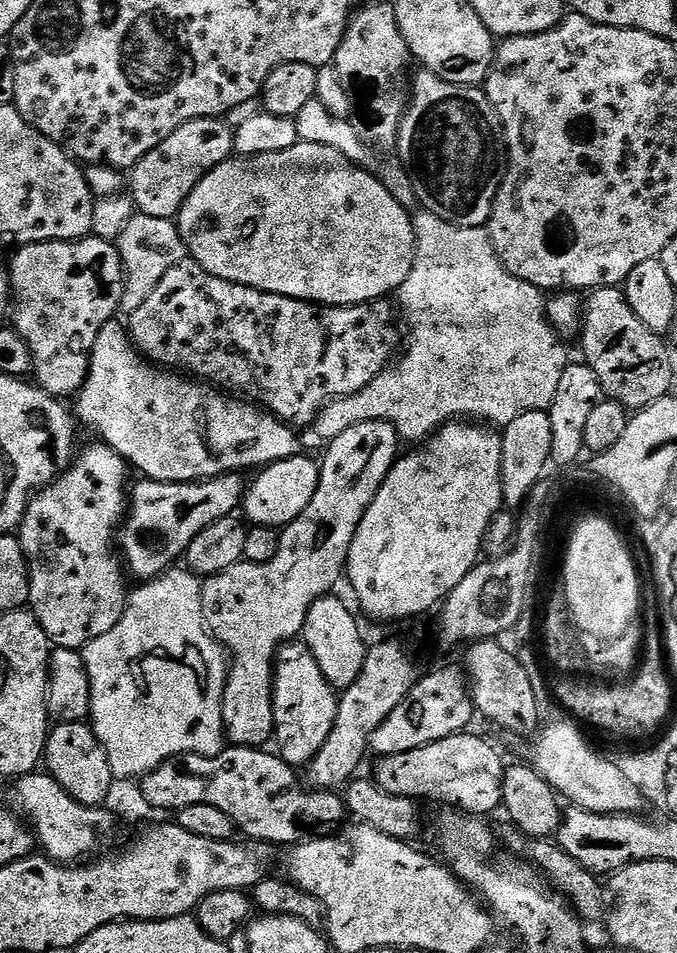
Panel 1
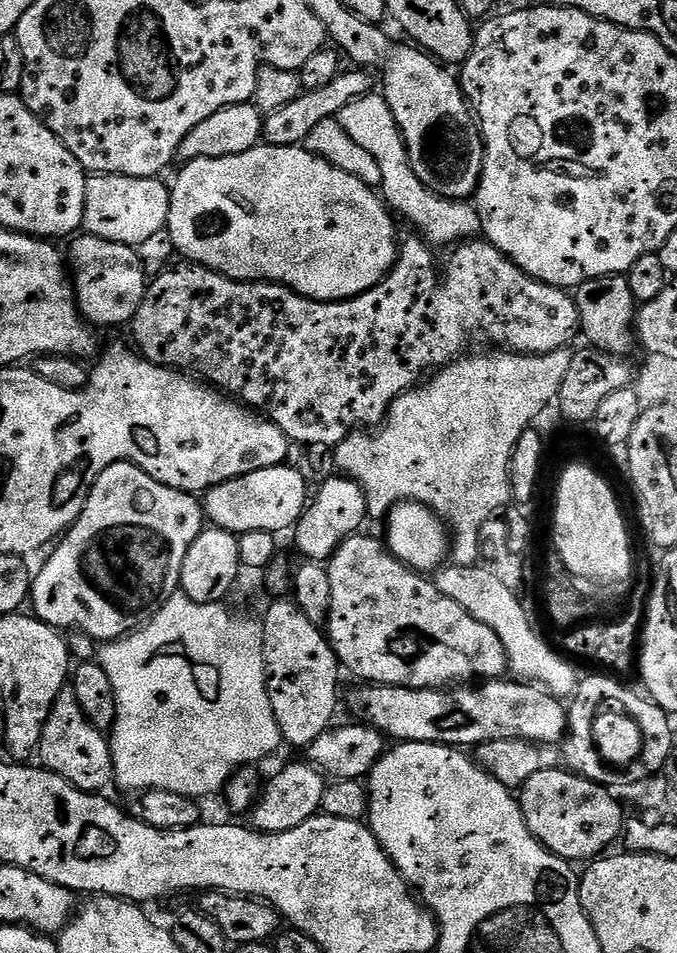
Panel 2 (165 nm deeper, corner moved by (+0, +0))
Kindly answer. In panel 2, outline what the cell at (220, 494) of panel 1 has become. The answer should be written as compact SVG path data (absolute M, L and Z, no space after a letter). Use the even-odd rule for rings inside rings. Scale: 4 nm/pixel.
M120 460L117 464L106 466L106 470L102 470L102 474L98 474L98 478L88 495L86 506L82 510L82 514L72 523L71 528L64 533L59 543L51 549L51 552L53 551L52 557L41 568L38 568L38 571L35 573L32 581L32 595L30 597L31 611L37 620L46 622L52 628L61 630L72 628L68 630L76 630L82 626L83 631L87 632L97 642L118 640L122 636L129 636L137 628L147 624L152 617L161 612L169 598L177 595L180 586L180 575L182 574L182 562L186 562L186 550L190 550L194 538L198 538L198 534L204 531L205 527L204 505L193 493L178 490L172 487L171 483L164 481L163 484L162 481L155 480L144 469L144 466L136 462Z

